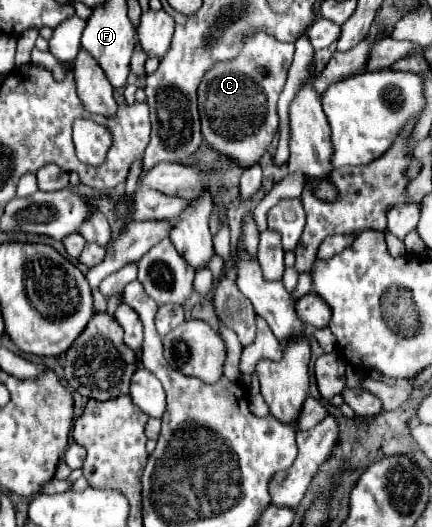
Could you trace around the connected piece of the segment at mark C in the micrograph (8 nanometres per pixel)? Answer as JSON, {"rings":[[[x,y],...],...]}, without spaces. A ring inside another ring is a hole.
{"rings":[[[256,33],[244,41],[244,47],[234,61],[216,63],[198,87],[204,141],[238,161],[242,167],[256,165],[272,137],[278,133],[276,103],[284,89],[292,55],[294,43],[280,43],[268,33]],[[258,67],[264,71],[258,73]]]}

